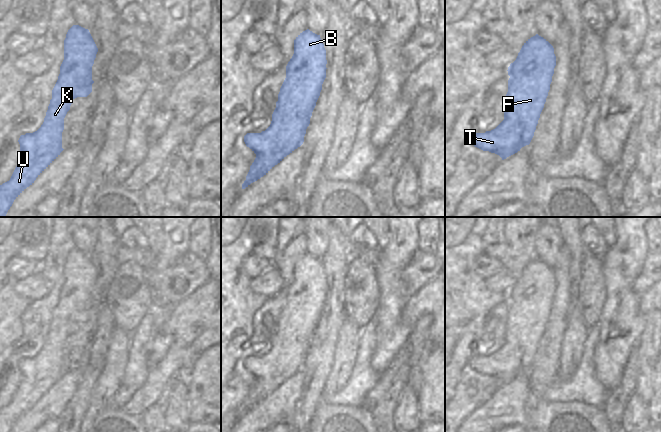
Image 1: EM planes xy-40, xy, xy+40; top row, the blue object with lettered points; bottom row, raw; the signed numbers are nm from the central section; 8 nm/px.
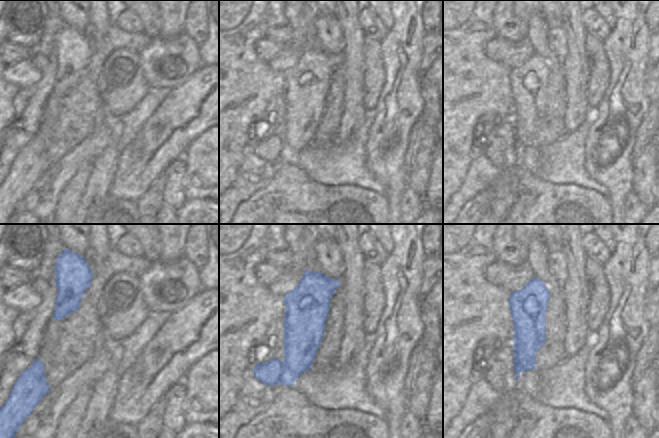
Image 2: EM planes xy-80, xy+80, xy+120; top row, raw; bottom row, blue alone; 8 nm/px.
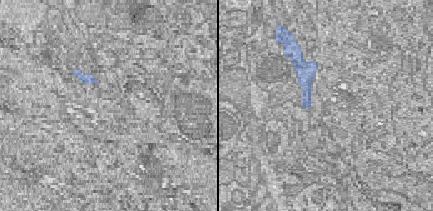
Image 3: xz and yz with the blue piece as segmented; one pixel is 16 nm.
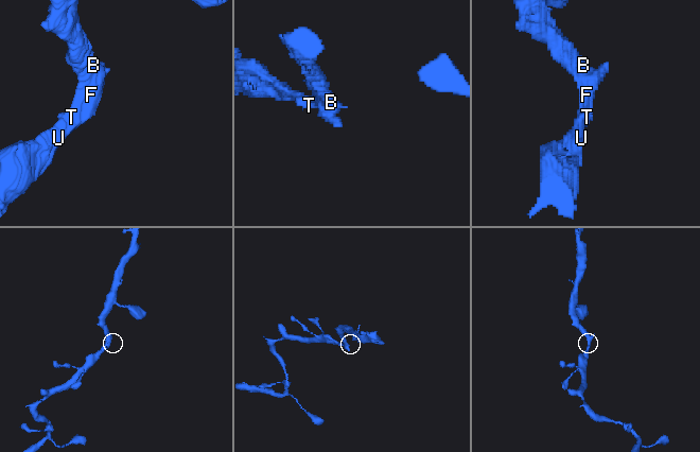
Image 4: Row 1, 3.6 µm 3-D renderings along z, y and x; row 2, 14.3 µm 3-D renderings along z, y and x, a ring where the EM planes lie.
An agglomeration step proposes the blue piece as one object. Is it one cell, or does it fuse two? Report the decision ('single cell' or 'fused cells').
single cell

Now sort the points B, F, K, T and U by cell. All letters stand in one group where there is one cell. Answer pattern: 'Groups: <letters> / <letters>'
Groups: B F K T U

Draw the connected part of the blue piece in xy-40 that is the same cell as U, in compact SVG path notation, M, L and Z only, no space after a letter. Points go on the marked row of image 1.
M73 25L68 30L64 40L64 60L44 122L37 131L20 136L20 160L10 180L0 185L0 217L6 217L14 200L64 150L64 118L73 99L87 97L92 92L92 66L97 52L88 29Z

